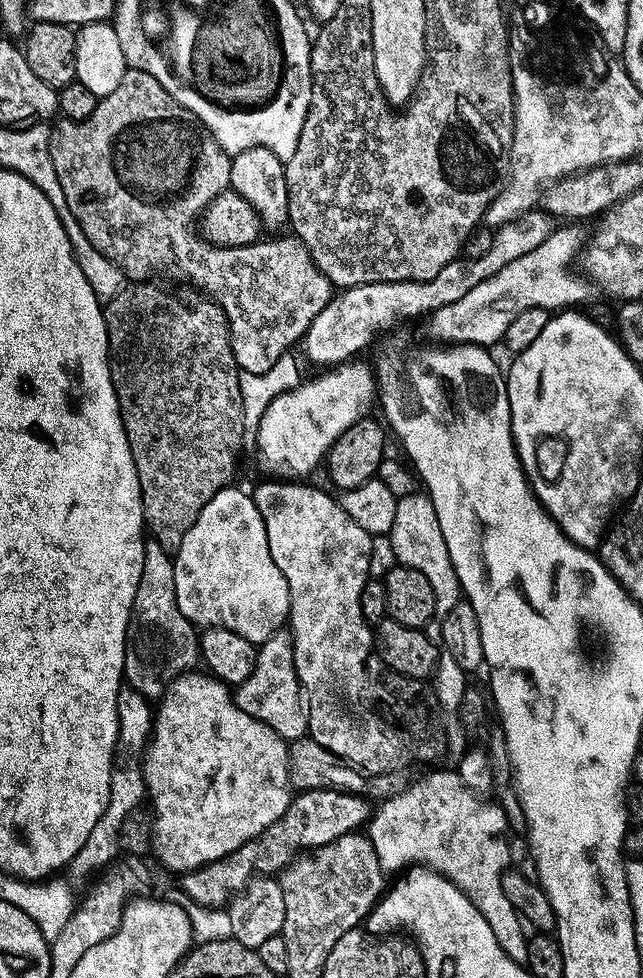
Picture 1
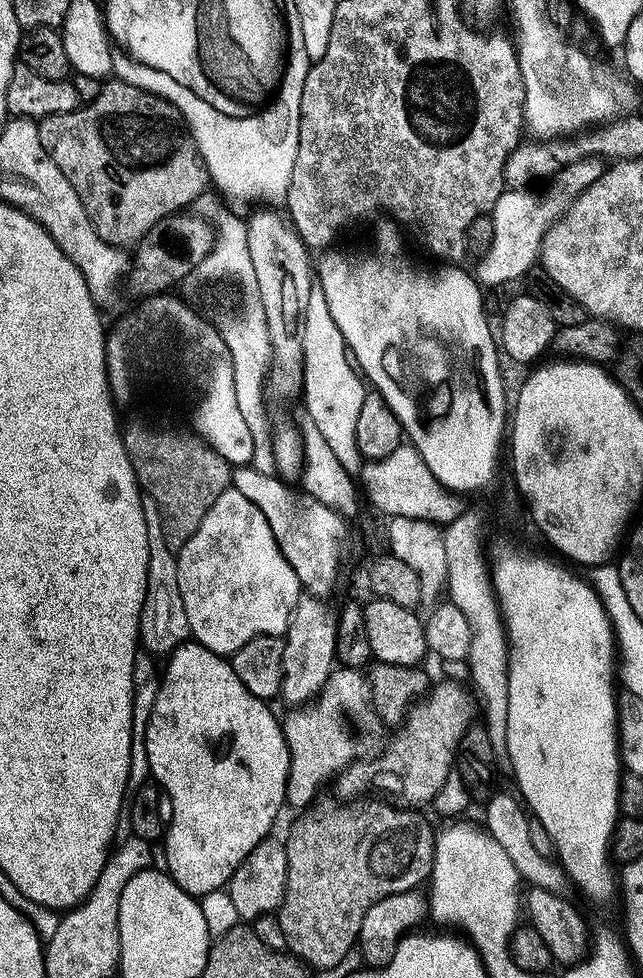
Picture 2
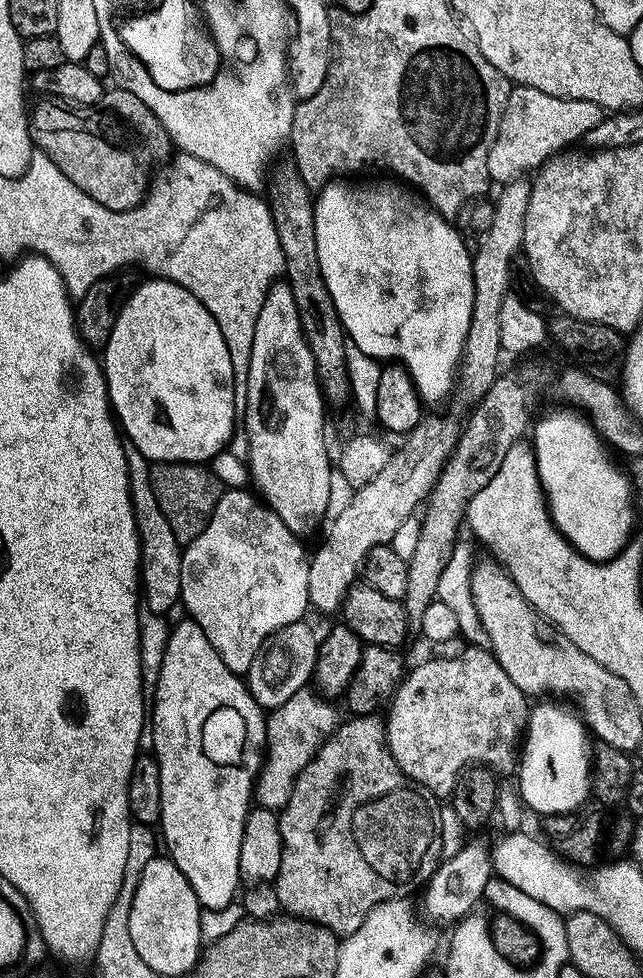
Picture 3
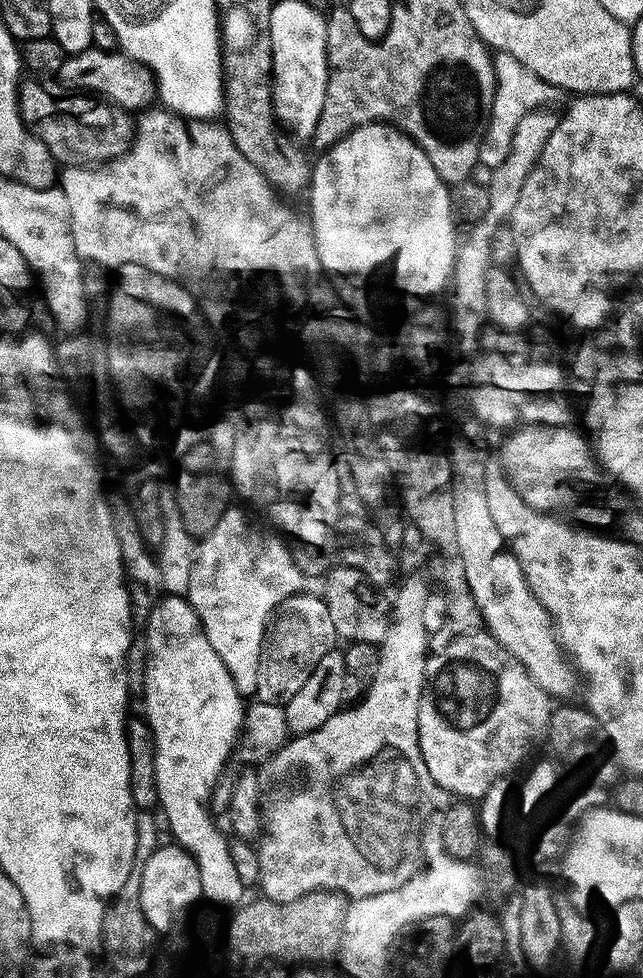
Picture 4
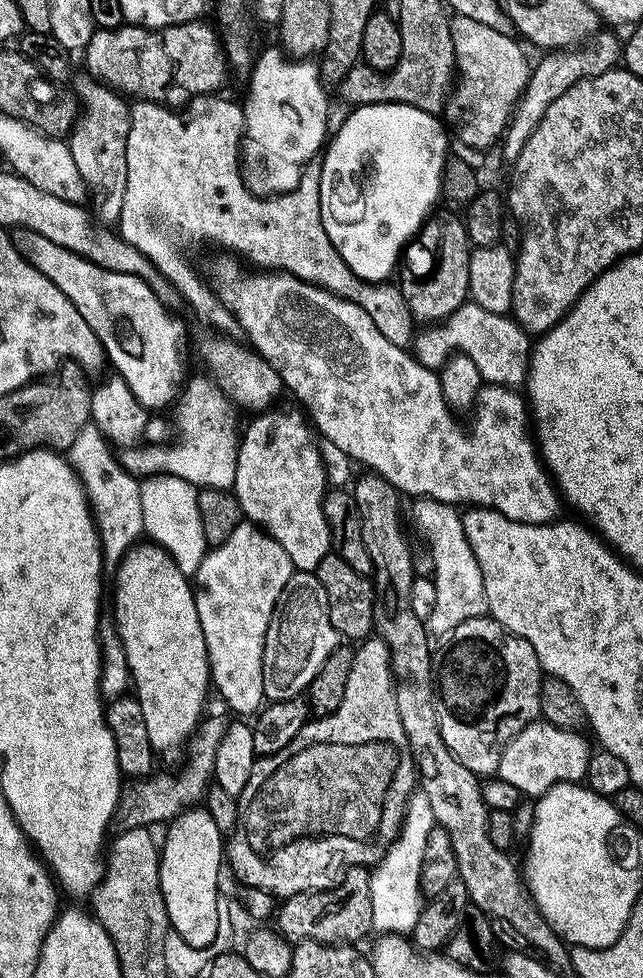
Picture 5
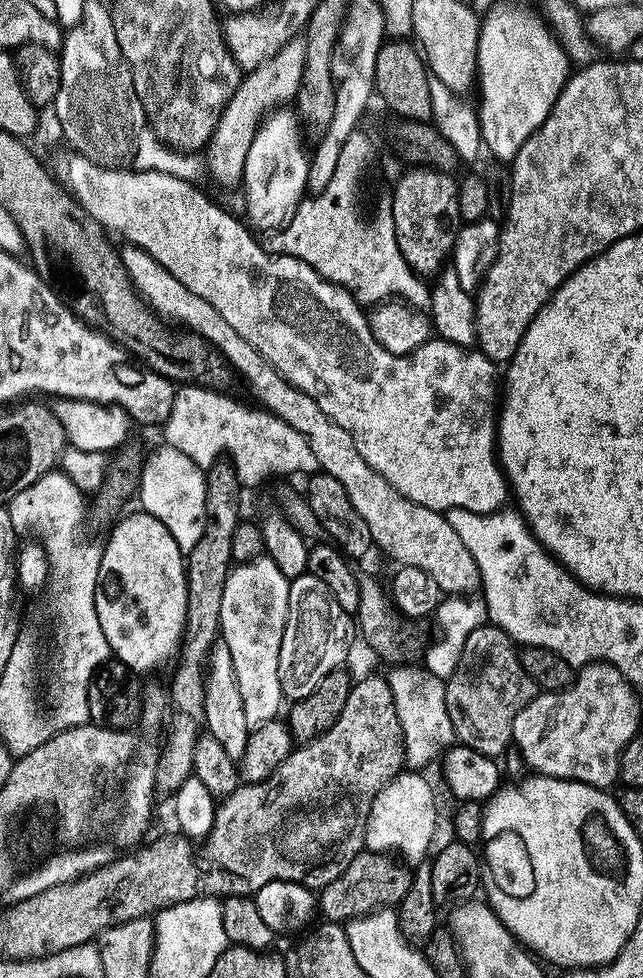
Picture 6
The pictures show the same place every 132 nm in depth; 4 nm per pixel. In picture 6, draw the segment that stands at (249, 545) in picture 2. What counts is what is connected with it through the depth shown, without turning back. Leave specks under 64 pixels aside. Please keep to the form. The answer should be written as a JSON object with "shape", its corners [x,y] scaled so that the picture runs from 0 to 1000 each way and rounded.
{"shape":[[[406,566],[393,573],[369,576],[356,584],[345,603],[341,653],[358,665],[358,673],[364,677],[364,693],[370,693],[370,706],[376,709],[376,726],[383,730],[383,742],[387,746],[437,731],[435,720],[439,721],[442,711],[432,697],[432,677],[439,665],[442,637],[448,631],[449,596],[451,593],[440,589],[428,575],[415,566]]]}

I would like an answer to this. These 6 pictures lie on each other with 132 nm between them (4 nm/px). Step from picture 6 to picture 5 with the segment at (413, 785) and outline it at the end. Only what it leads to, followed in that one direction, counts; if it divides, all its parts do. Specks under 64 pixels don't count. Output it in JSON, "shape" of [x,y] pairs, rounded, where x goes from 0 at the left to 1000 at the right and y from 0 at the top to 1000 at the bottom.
{"shape":[[[642,809],[628,827],[628,837],[622,839],[622,852],[572,897],[572,922],[579,926],[579,947],[586,954],[635,955],[653,942],[653,930],[663,923],[653,911],[656,872],[663,869],[663,857],[675,846],[680,840],[663,812]]]}

